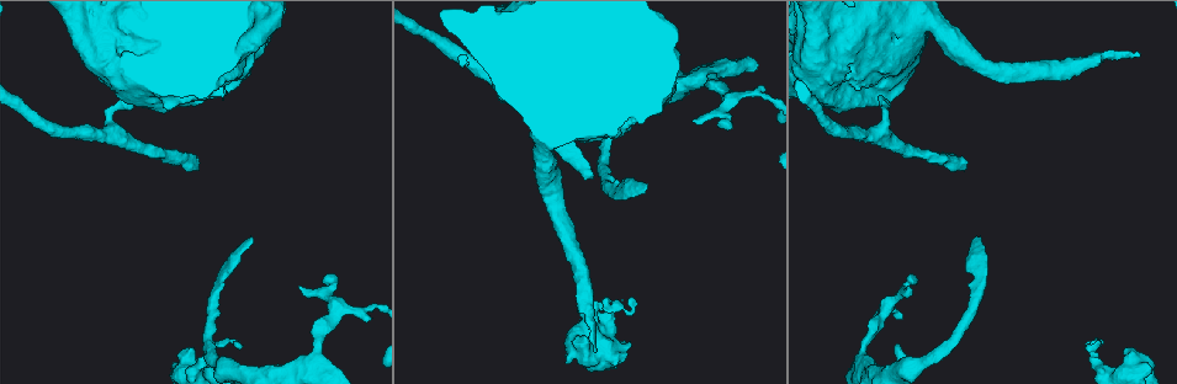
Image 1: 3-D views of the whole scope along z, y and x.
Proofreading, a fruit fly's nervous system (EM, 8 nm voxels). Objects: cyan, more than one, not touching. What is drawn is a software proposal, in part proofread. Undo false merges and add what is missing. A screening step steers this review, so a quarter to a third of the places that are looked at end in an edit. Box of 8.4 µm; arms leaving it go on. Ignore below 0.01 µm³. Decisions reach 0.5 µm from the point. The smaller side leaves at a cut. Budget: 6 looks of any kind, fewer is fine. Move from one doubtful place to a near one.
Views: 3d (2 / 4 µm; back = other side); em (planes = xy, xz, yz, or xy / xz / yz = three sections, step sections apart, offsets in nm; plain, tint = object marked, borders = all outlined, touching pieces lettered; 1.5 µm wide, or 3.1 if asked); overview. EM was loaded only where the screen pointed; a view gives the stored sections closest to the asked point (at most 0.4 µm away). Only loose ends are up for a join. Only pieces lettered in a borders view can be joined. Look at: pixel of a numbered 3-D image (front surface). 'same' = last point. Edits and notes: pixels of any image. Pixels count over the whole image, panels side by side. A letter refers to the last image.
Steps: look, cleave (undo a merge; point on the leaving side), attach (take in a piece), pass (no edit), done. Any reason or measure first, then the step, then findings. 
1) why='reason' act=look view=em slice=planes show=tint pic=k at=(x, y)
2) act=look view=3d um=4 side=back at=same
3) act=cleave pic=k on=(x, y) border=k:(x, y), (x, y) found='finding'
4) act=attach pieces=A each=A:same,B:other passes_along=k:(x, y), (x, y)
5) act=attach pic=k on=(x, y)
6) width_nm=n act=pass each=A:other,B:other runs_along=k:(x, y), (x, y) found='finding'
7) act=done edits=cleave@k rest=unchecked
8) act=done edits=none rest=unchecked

why='long arm stops here' act=look view=3d um=2 pic=1 at=(645, 189)

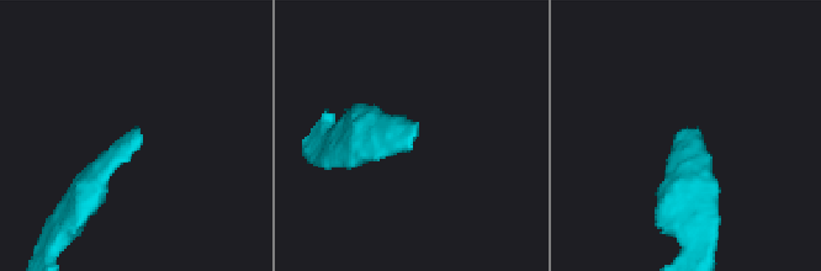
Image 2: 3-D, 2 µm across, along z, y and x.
why='shape alone is not enough' act=look view=em slice=xz step=8 show=tint pic=2 at=(685, 128)

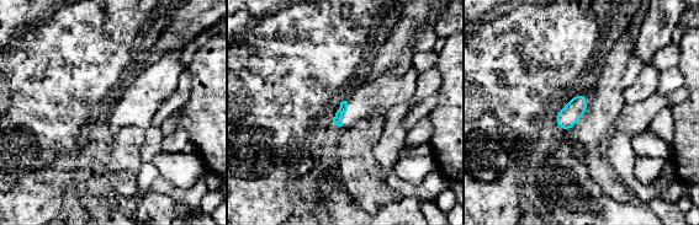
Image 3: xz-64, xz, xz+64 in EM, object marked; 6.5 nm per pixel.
act=look view=em slice=yz step=4 show=borders at=same

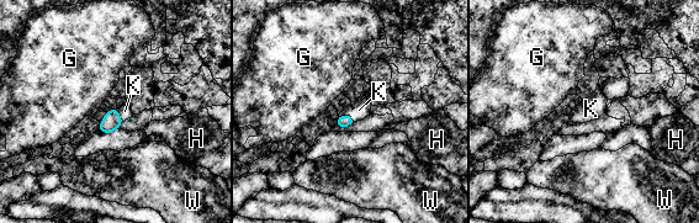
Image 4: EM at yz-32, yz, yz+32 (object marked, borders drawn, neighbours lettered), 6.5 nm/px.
act=attach pieces=K each=G:other,H:other,K:same,W:other found='it goes on there'

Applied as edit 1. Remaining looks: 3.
why='redraw' act=look view=overview

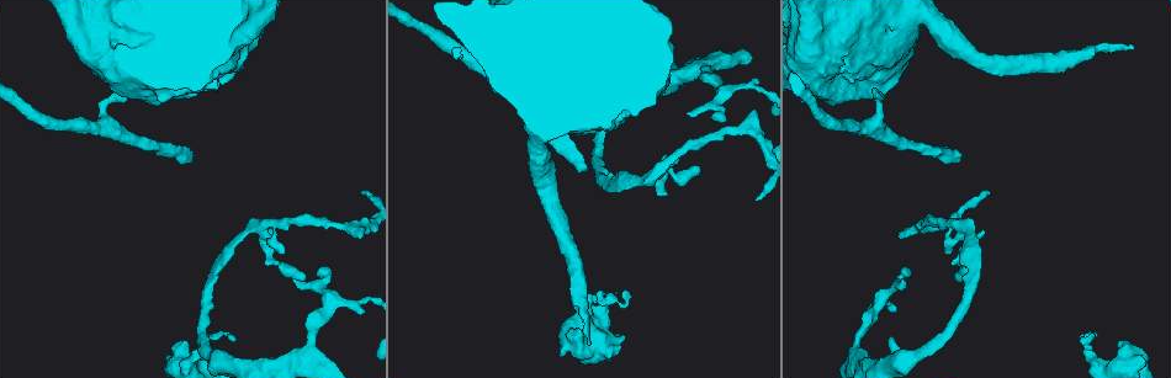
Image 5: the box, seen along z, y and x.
why='long arm stops here' act=look view=3d um=2 pic=5 at=(190, 163)

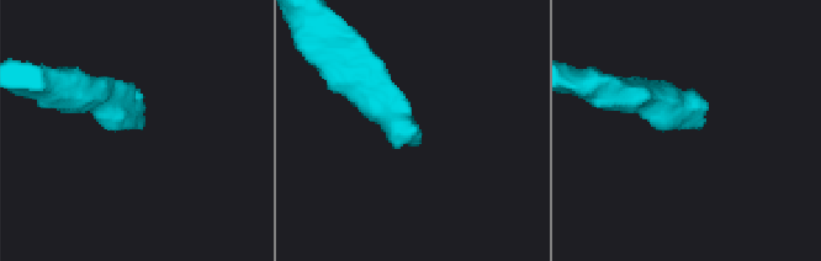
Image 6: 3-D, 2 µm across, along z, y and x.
why='need the tissue' act=look view=em slice=planes show=borders pic=6 at=(409, 140)

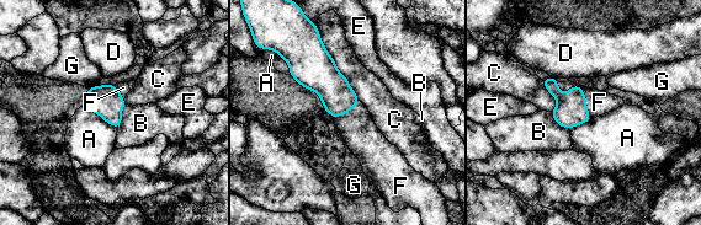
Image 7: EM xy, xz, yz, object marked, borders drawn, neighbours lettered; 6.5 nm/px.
act=attach pieces=F each=A:other,B:other,C:other,D:other,E:other,F:same,G:other passes_along=7:(571, 111), (585, 102), (599, 102) found='it goes on there'

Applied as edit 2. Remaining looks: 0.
act=done edits=attach@4,attach@7 rest=unchecked

